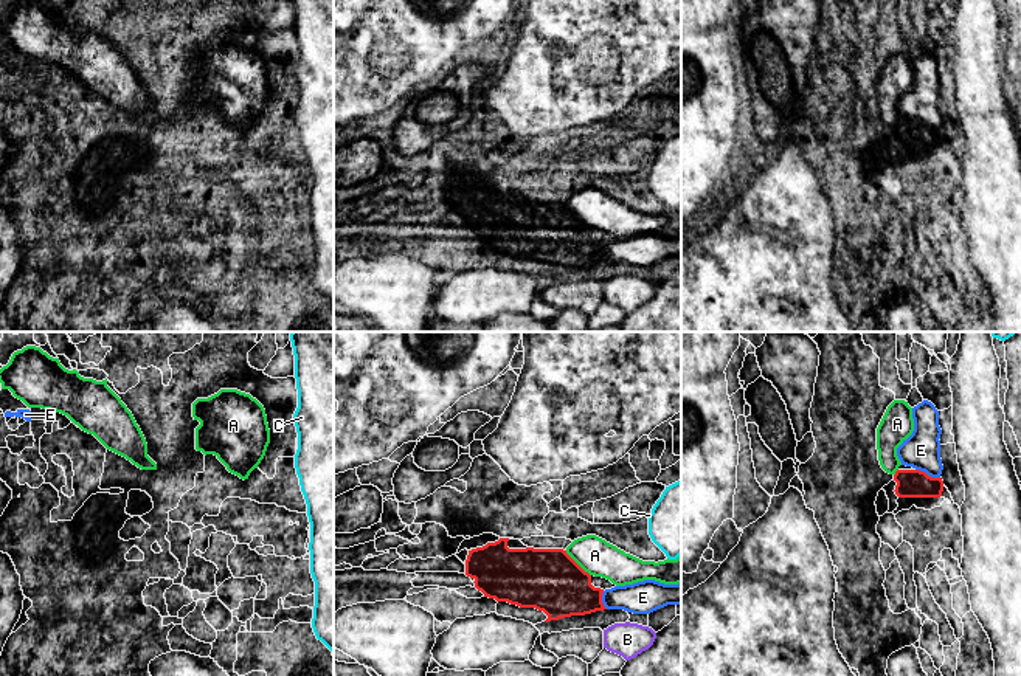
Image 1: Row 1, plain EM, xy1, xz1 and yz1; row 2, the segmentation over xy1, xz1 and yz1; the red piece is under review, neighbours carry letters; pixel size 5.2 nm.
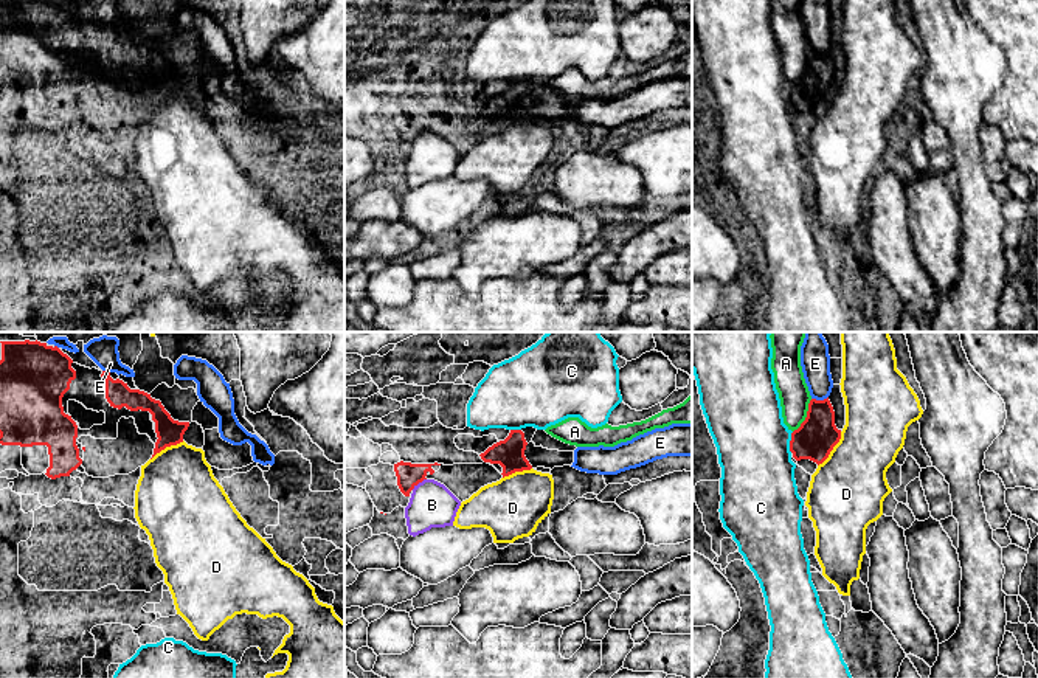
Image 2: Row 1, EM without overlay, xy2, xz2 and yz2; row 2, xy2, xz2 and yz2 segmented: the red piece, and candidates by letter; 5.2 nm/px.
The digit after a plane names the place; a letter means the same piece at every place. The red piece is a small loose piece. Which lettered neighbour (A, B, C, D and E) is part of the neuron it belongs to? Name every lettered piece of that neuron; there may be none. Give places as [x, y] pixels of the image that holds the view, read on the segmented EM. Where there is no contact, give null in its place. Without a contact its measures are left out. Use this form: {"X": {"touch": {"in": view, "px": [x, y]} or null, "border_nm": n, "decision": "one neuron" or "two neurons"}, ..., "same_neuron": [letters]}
{"A": {"touch": {"in": "yz2", "px": [807, 416]}, "border_nm": 200, "decision": "two neurons"}, "B": {"touch": {"in": "xz2", "px": [418, 483]}, "border_nm": 100, "decision": "two neurons"}, "C": {"touch": {"in": "yz2", "px": [790, 442]}, "border_nm": 110, "decision": "two neurons"}, "D": {"touch": {"in": "yz2", "px": [832, 449]}, "border_nm": 220, "decision": "two neurons"}, "E": {"touch": {"in": "yz1", "px": [927, 475]}, "border_nm": 140, "decision": "two neurons"}, "same_neuron": []}

